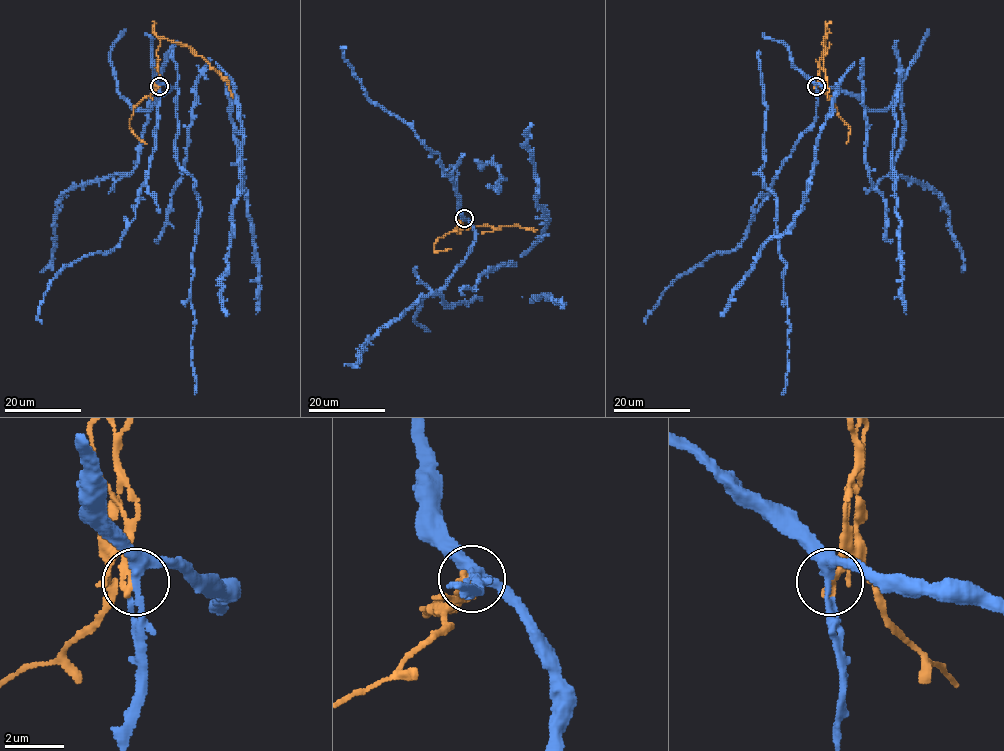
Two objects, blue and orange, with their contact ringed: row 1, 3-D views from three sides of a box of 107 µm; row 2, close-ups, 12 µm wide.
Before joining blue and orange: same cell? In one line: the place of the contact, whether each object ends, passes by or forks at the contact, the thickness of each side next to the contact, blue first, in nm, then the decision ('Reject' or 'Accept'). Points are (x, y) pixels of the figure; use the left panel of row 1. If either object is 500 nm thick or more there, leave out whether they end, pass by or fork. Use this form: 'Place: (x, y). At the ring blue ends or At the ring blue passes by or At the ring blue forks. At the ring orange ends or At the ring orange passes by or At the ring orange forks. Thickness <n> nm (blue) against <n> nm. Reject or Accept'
Place: (159, 86). At the ring blue forks. At the ring orange ends. Thickness 280 nm (blue) against 320 nm. Reject

